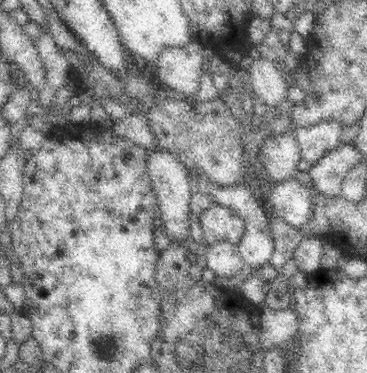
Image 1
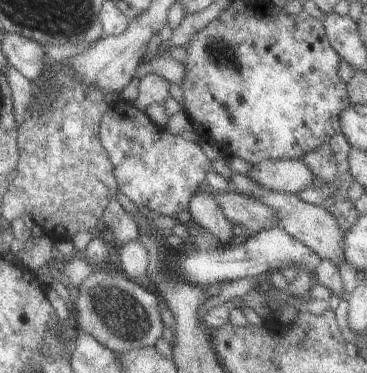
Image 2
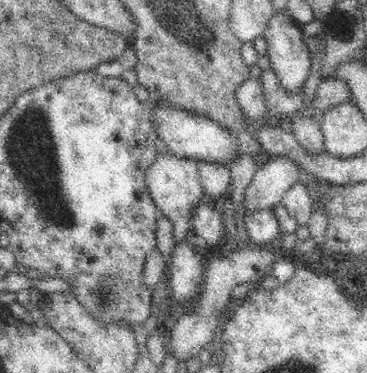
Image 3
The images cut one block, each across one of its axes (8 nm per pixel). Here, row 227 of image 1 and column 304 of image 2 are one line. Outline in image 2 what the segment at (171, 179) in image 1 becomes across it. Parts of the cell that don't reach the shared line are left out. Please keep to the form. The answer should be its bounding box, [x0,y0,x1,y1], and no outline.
[245,160,315,194]

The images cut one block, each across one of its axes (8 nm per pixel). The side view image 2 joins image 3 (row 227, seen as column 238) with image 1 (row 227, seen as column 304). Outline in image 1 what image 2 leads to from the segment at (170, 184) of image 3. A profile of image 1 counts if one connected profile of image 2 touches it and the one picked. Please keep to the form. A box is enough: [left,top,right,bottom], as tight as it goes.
[200,204,246,246]

